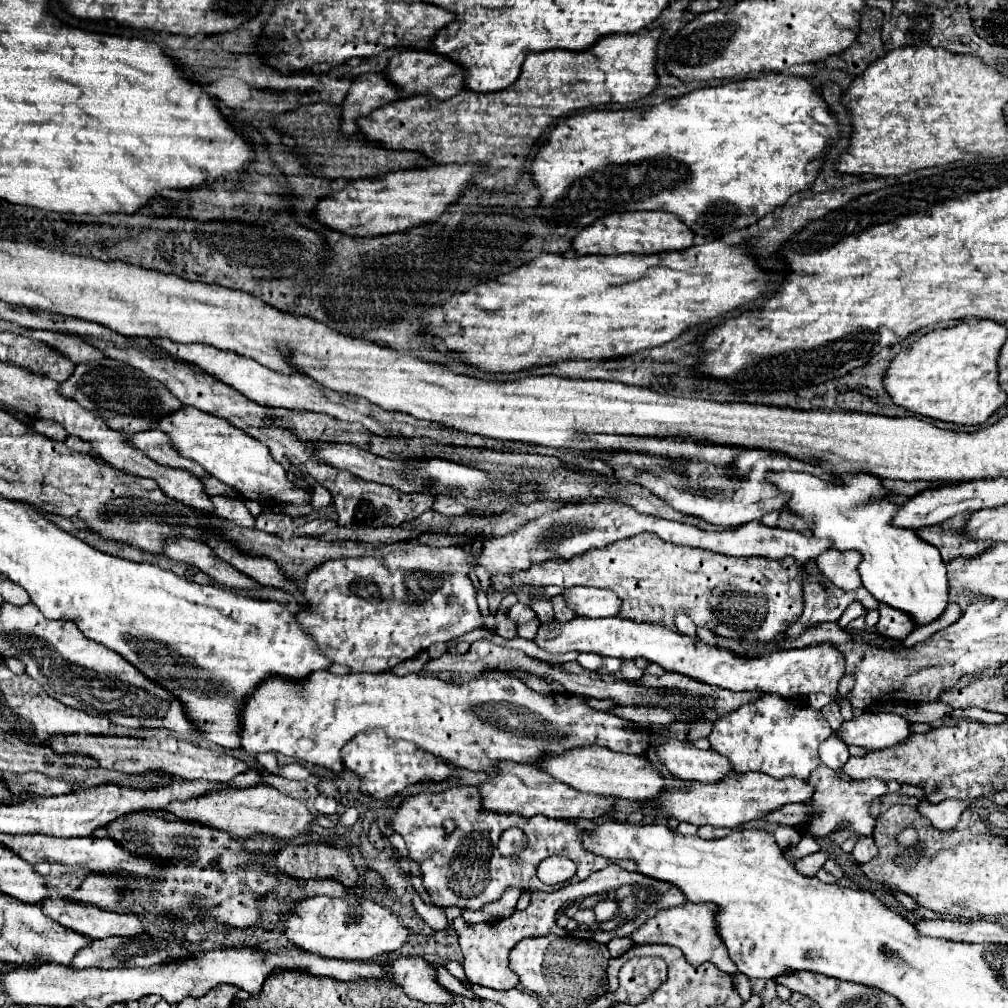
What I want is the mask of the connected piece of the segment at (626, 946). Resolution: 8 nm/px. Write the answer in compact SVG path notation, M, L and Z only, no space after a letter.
M614 938L614 940L608 942L608 948L610 948L610 956L612 958L626 954L632 946L634 946L634 942L630 938Z

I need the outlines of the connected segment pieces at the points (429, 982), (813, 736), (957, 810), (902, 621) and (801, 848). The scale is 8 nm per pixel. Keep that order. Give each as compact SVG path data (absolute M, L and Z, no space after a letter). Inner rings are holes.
M400 958L388 962L392 982L404 986L406 996L426 1004L450 1004L450 994L436 982L434 968L424 958Z
M762 694L758 700L742 704L738 710L734 710L728 716L724 716L722 720L718 720L712 728L710 744L712 744L712 750L716 750L718 754L722 754L730 760L732 770L736 770L736 772L756 770L756 772L768 774L776 780L788 778L788 776L806 780L806 776L810 776L810 772L818 766L818 746L828 736L832 736L830 724L824 720L824 716L818 710L812 710L806 700L800 700L800 698L782 700L780 696Z
M920 800L916 810L932 822L938 830L954 830L954 826L960 822L962 812L966 810L966 800L944 800L940 804L932 804L928 800Z
M882 604L878 610L880 610L880 620L878 620L876 628L880 634L884 634L888 638L904 640L914 630L914 622L912 622L910 614L890 608L886 604Z
M805 835L795 847L782 850L782 853L787 860L796 861L808 854L819 852L820 850L821 846L819 843L811 836Z

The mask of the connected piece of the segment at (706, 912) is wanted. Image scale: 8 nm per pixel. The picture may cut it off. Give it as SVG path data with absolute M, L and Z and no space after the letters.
M686 902L682 906L658 912L658 916L650 918L642 928L638 928L638 932L632 934L632 940L636 944L670 944L670 946L680 948L684 952L686 960L690 960L690 964L712 962L722 972L736 974L738 972L736 964L730 960L728 950L724 948L724 942L722 942L722 938L718 934L718 924L714 924L716 916L718 916L716 904L692 904L692 902Z

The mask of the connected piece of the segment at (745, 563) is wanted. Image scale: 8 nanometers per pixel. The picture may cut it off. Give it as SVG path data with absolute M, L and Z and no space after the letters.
M638 534L604 548L592 548L570 560L552 558L532 564L528 570L492 574L492 588L504 592L516 586L592 586L606 588L620 598L620 618L674 628L678 614L688 616L698 628L740 644L764 648L784 636L786 628L802 614L800 564L794 558L732 558L700 548L682 548L658 540L654 534Z

